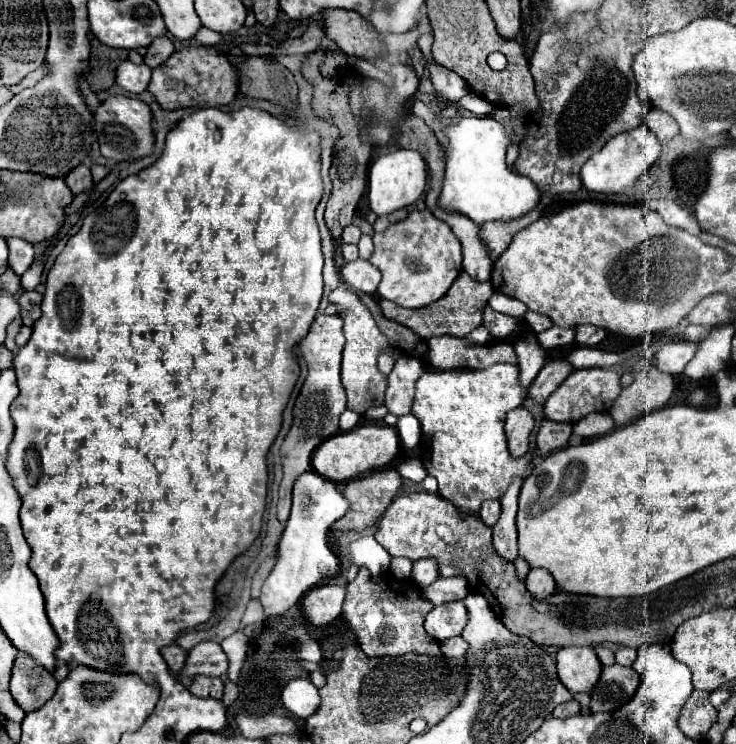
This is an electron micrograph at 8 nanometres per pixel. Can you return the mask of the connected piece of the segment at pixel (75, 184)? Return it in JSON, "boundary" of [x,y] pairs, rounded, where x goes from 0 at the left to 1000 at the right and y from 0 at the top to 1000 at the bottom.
{"boundary":[[[115,219],[105,222],[102,227],[96,227],[96,230],[91,233],[88,243],[91,243],[94,254],[99,257],[99,262],[105,262],[105,259],[118,257],[118,254],[126,251],[126,238],[124,238],[124,230],[121,230],[121,224],[118,224]]]}

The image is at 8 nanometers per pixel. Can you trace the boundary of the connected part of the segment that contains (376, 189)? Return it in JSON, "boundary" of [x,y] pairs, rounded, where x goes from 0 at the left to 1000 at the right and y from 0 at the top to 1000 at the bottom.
{"boundary":[[[539,200],[515,208],[501,227],[501,278],[510,289],[529,289],[564,273],[577,254],[577,216],[567,203]]]}

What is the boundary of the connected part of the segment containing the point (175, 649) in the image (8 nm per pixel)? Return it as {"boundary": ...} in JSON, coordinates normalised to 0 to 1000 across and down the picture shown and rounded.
{"boundary":[[[227,867],[227,870],[221,870],[221,872],[219,872],[219,880],[221,880],[224,891],[230,894],[232,905],[235,905],[235,907],[240,907],[240,905],[246,902],[249,891],[251,891],[254,875],[251,875],[251,872],[246,872],[243,867]]]}

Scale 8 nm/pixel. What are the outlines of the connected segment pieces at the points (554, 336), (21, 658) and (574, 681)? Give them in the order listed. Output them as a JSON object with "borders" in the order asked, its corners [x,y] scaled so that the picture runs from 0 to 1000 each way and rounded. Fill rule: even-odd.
{"borders":[[[[751,437],[743,445],[730,448],[730,458],[735,461],[735,466],[740,469],[754,469],[754,466],[765,466],[781,458],[781,442],[779,440],[760,440]]],[[[26,878],[18,894],[15,907],[15,934],[20,945],[34,956],[42,958],[58,950],[75,931],[77,915],[72,905],[61,897],[48,891],[48,886],[37,878]]],[[[765,870],[757,875],[757,907],[776,931],[800,931],[817,907],[817,888],[806,870]]]]}

